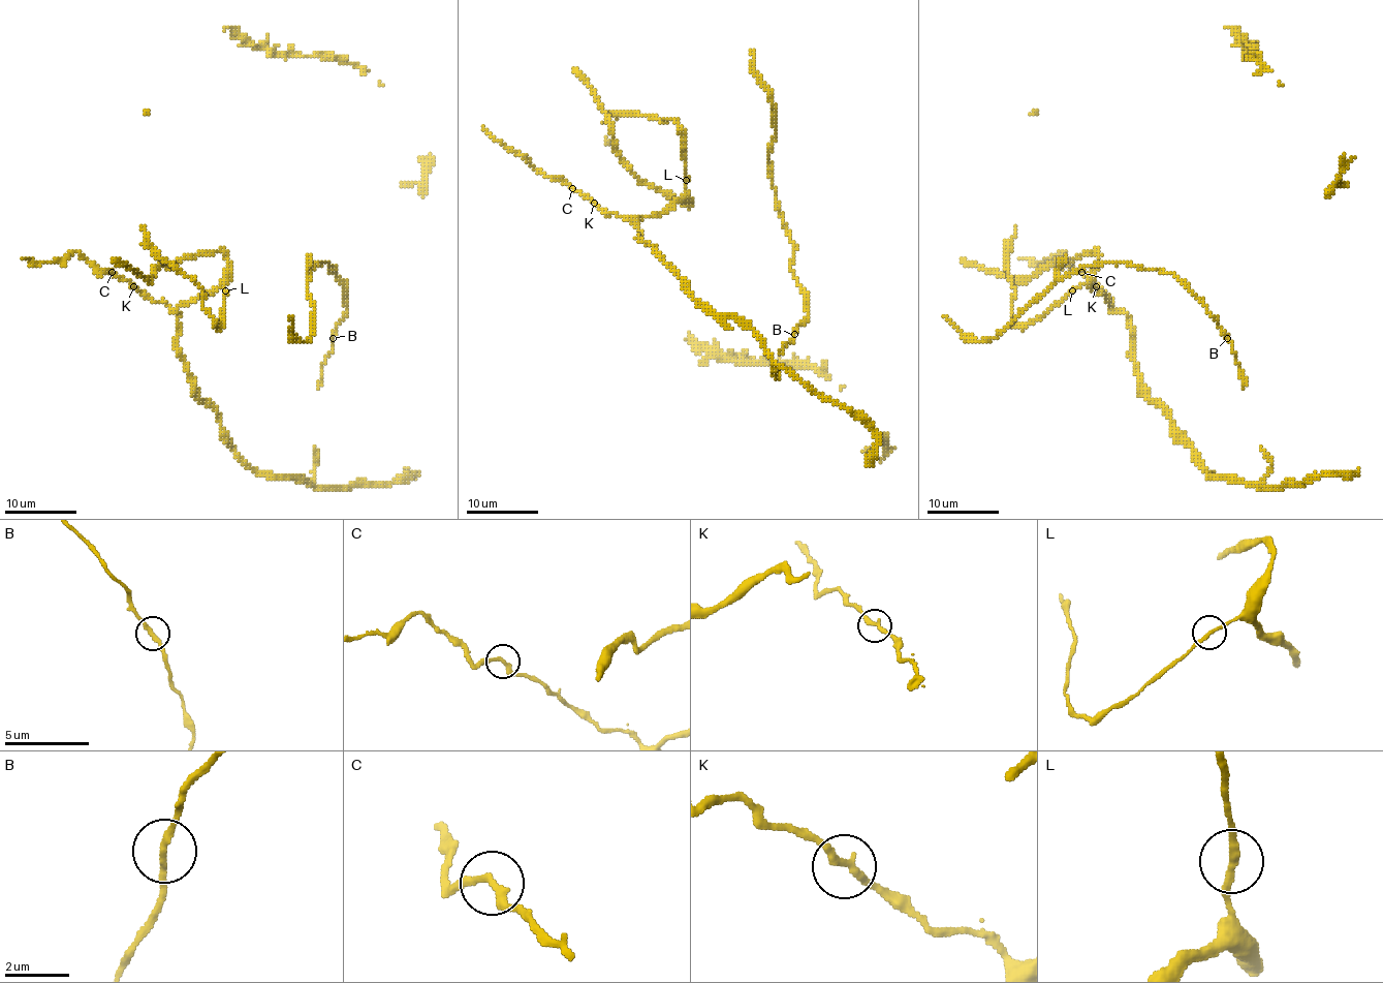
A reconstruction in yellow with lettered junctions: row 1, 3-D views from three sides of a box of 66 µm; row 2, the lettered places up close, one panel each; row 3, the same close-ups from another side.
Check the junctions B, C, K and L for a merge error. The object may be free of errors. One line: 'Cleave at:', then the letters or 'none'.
Cleave at: none

